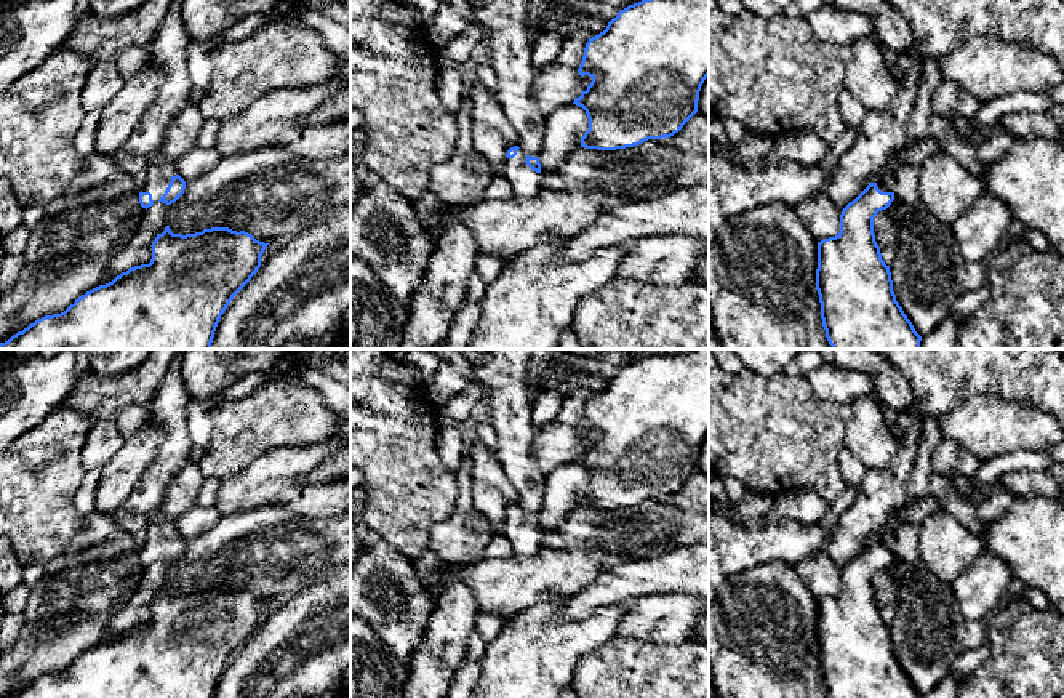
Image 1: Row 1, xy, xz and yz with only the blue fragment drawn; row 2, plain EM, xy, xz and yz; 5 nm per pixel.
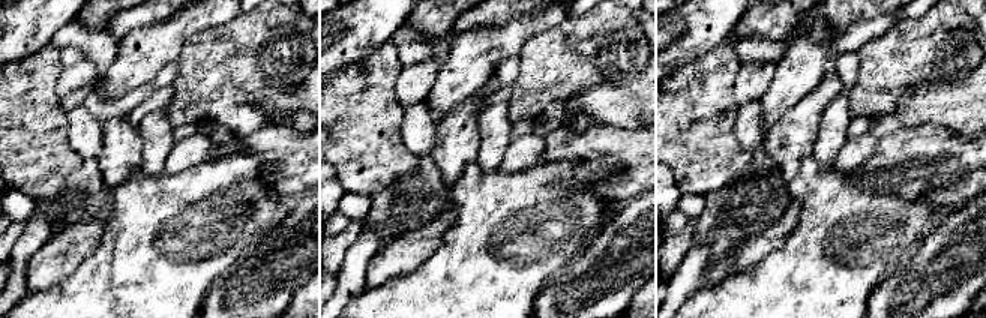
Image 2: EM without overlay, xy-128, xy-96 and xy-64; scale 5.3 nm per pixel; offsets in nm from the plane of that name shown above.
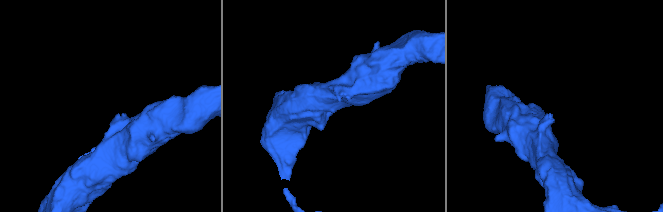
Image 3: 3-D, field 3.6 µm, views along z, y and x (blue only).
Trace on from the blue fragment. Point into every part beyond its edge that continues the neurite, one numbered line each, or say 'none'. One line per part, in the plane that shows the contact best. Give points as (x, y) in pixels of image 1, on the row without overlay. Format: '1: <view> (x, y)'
1: xy (160, 529)

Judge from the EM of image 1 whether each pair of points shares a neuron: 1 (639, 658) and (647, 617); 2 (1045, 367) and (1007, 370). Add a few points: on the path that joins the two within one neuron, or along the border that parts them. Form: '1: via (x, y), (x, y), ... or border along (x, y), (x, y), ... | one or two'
1: border along (616, 634), (679, 642) | two
2: via (1036, 370), (1016, 370) | one

